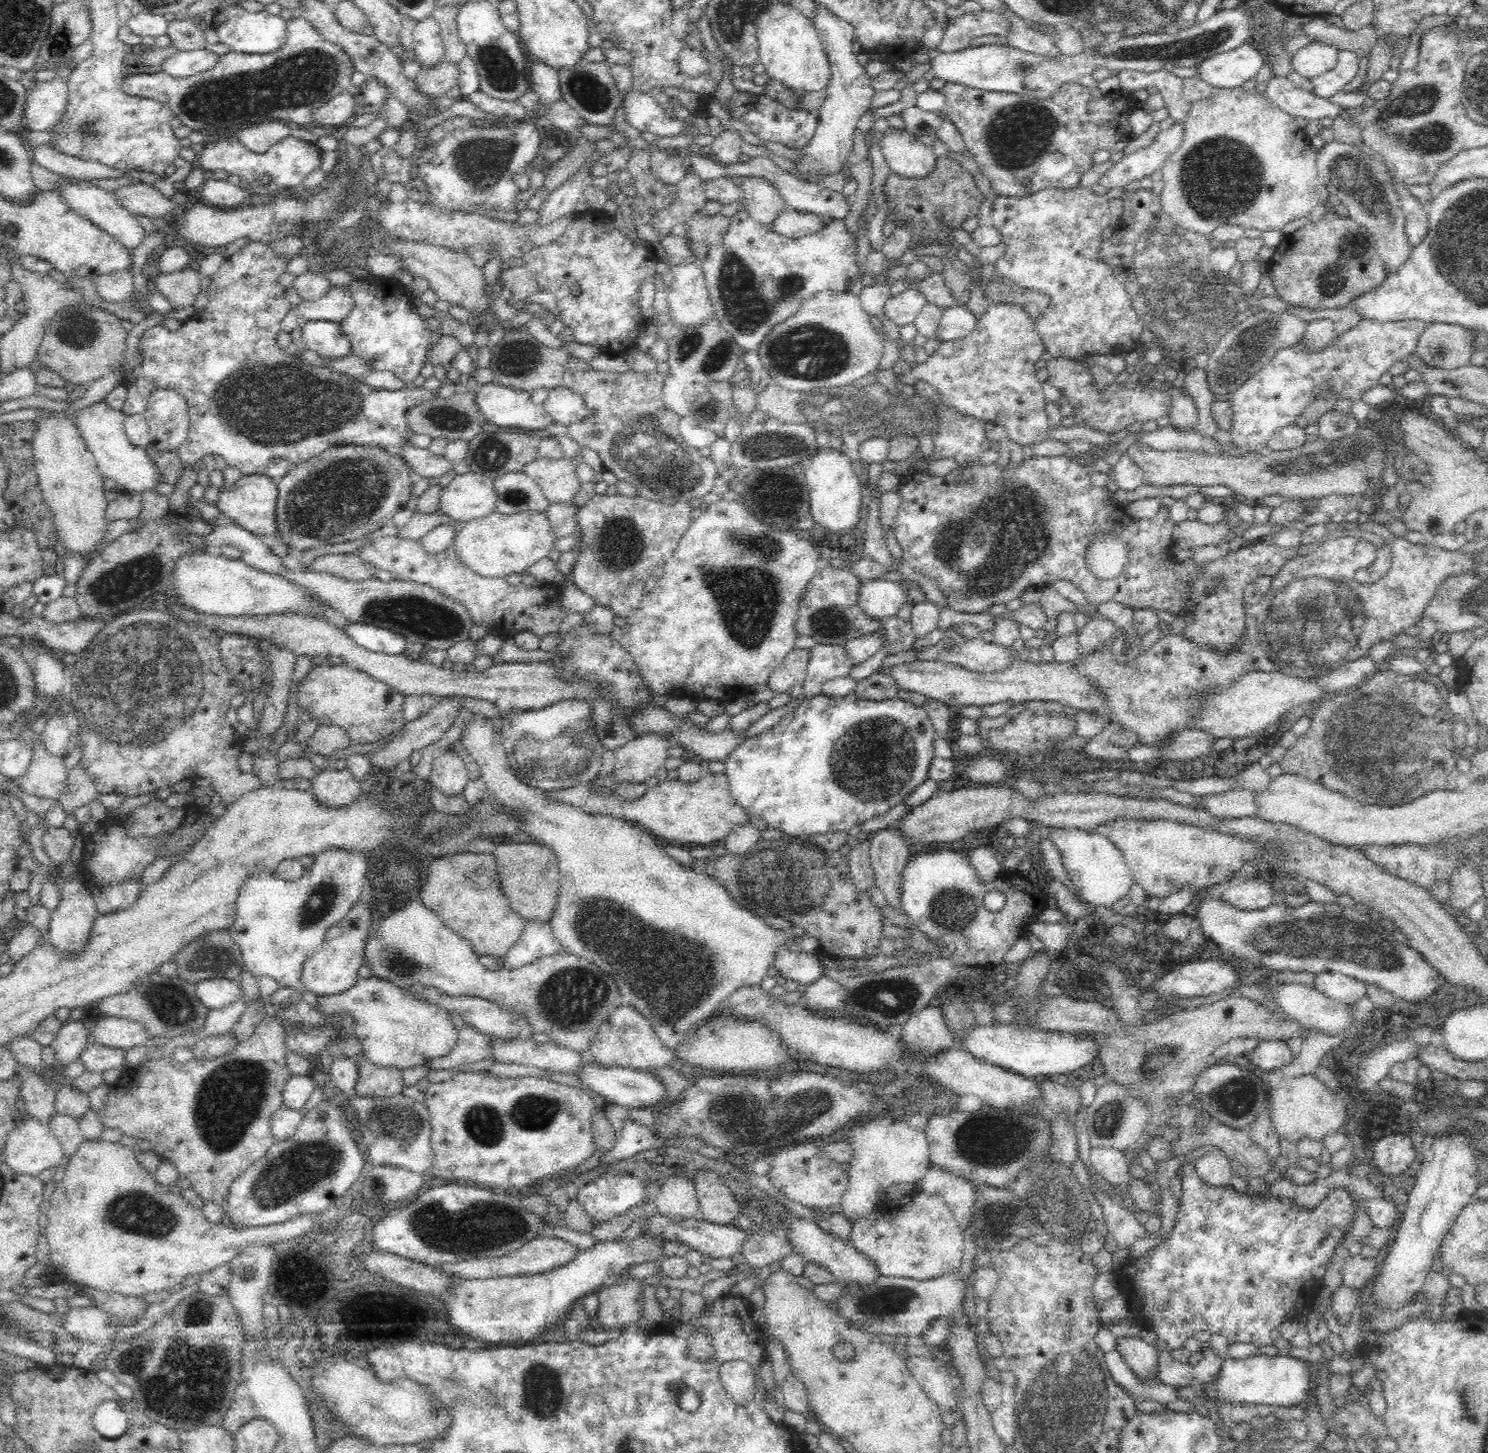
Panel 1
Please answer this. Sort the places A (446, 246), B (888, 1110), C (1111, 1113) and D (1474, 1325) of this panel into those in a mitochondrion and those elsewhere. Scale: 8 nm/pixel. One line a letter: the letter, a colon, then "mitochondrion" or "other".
A: other
B: other
C: mitochondrion
D: other

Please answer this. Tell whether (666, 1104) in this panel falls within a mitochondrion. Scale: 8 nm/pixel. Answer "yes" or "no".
no

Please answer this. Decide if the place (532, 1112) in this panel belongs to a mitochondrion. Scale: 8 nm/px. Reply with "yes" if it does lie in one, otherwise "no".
yes

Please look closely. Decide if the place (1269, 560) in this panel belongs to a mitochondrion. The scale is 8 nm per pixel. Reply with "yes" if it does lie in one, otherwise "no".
no

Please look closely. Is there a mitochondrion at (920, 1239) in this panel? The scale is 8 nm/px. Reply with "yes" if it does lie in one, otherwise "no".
yes

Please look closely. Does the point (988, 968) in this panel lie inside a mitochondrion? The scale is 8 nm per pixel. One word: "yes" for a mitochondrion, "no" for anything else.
no

